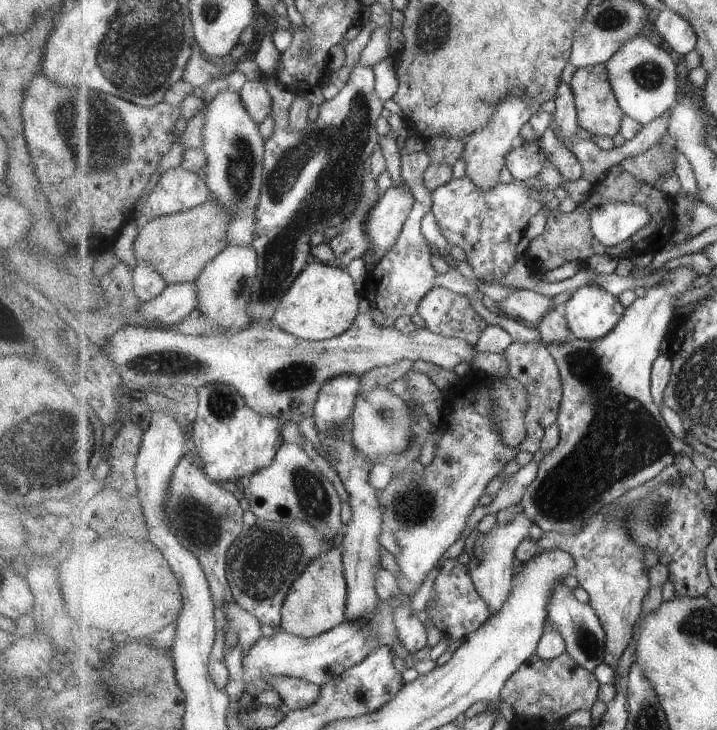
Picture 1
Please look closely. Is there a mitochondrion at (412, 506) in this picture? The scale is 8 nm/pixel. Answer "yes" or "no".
yes

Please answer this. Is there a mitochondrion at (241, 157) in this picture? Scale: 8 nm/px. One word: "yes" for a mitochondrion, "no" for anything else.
yes

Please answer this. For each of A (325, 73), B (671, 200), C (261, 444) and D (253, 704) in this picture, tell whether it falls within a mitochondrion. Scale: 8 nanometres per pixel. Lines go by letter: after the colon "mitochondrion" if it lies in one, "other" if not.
A: other
B: other
C: other
D: other

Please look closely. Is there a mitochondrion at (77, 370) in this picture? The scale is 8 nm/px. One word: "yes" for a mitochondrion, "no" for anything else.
no

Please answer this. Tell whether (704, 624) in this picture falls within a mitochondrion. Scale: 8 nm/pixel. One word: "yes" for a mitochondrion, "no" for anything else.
yes

